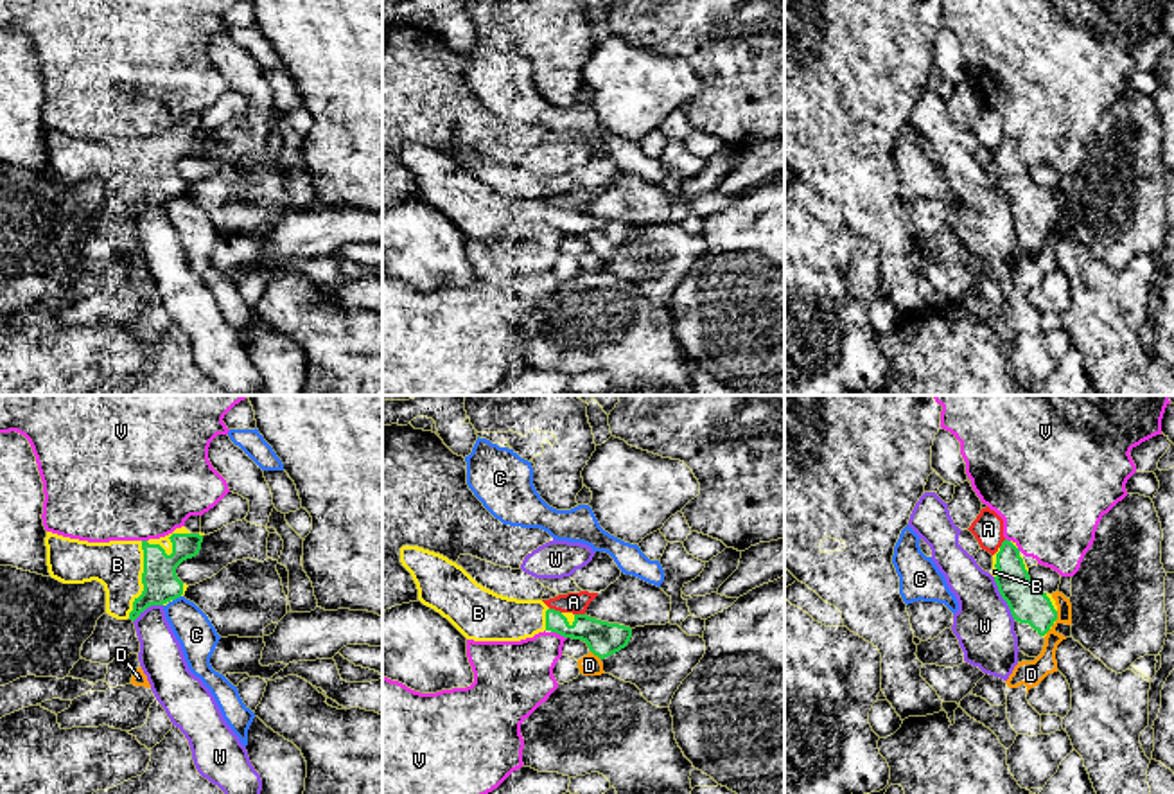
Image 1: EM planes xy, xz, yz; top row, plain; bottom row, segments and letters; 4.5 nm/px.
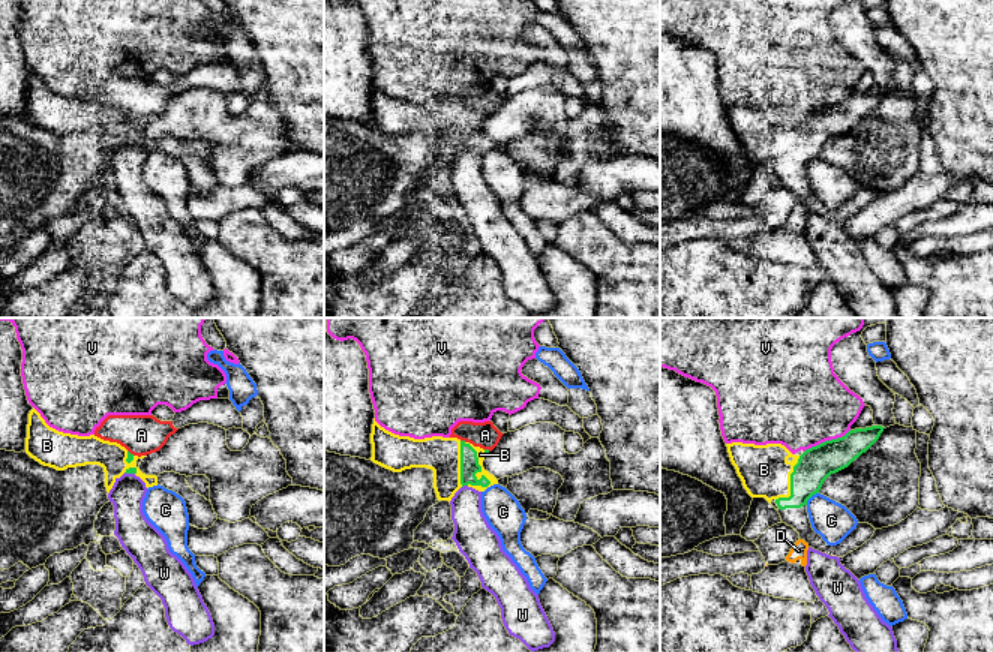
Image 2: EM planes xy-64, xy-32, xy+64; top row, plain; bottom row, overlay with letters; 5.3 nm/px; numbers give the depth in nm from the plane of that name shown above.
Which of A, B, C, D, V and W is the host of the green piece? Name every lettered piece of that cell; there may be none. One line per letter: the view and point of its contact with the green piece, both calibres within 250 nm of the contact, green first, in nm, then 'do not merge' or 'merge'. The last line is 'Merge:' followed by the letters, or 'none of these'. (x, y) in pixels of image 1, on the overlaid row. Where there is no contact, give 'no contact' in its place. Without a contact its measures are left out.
A: meets green in xz at (553, 609); 140 nm thick on the green side, 100 nm on the other; do not merge
B: meets green in xy at (142, 579); 160 nm thick on the green side, 220 nm on the other; merge
C: meets green in xy at (176, 597); 160 nm thick on the green side, 170 nm on the other; do not merge
D: meets green in xz at (596, 654); 150 nm thick on the green side, 100 nm on the other; do not merge
V: meets green in xz at (559, 633); 150 nm thick on the green side, 280 nm on the other; do not merge
W: meets green in yz at (1002, 597); 170 nm thick on the green side, 260 nm on the other; do not merge
Merge: B

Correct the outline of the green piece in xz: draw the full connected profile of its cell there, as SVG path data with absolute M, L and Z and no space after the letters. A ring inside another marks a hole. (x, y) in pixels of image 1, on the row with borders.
M402 546L400 562L416 584L418 600L447 618L467 640L521 641L551 631L585 641L594 656L605 659L625 648L632 638L632 629L619 623L560 613L542 600L497 595L456 562L418 546Z

